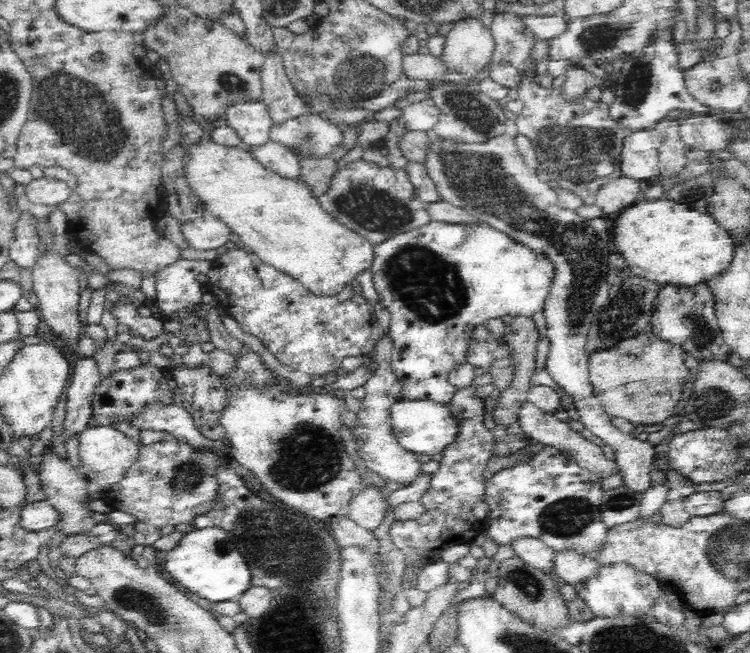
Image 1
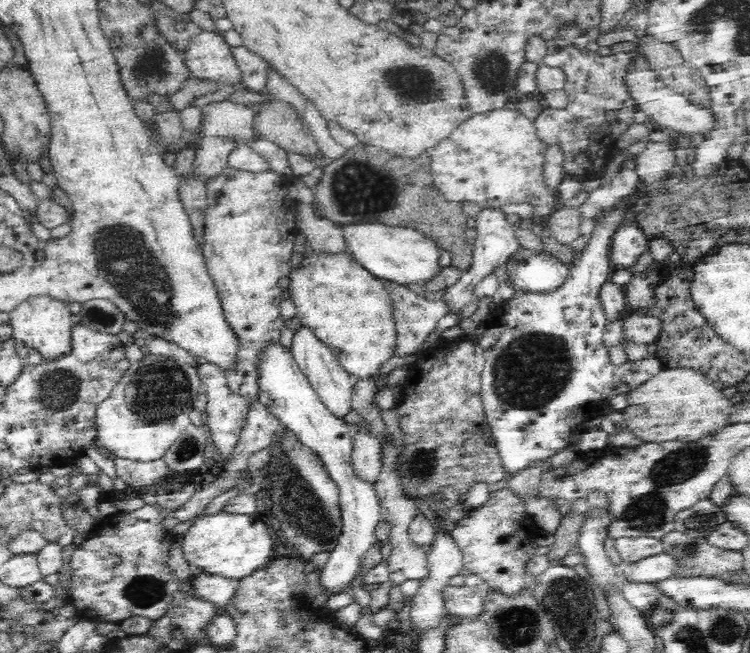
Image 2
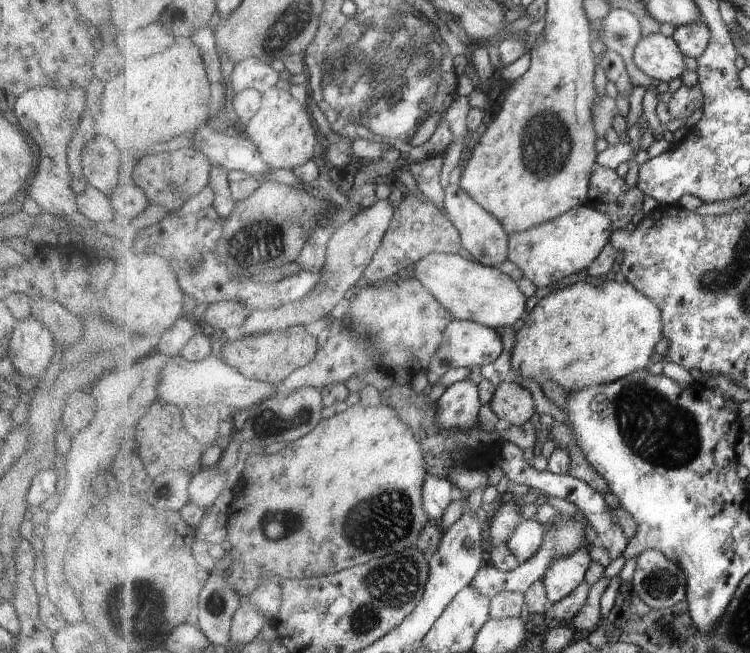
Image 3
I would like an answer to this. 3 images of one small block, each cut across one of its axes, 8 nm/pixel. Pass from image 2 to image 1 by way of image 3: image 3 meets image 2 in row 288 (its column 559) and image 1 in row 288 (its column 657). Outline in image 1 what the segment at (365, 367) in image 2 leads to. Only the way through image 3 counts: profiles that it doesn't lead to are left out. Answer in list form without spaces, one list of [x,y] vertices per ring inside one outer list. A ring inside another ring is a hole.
[[[209,135],[204,139],[208,139],[208,141],[200,141],[199,143],[194,143],[189,146],[187,150],[189,155],[185,160],[185,176],[187,176],[192,192],[194,192],[200,200],[203,200],[203,204],[206,208],[206,215],[218,217],[228,226],[231,232],[236,232],[236,234],[238,234],[240,246],[248,246],[248,248],[252,250],[252,253],[256,254],[261,259],[261,262],[264,262],[264,264],[268,266],[272,266],[273,269],[282,274],[288,274],[290,277],[294,278],[294,281],[300,282],[301,287],[309,294],[314,294],[318,298],[332,298],[337,297],[337,294],[342,292],[342,288],[348,286],[348,284],[354,283],[358,288],[360,276],[362,276],[366,270],[370,270],[373,264],[373,244],[369,240],[366,240],[366,238],[358,234],[357,231],[350,230],[347,226],[340,224],[335,218],[332,218],[332,215],[328,214],[321,207],[319,197],[312,196],[311,188],[303,180],[299,178],[284,178],[283,175],[264,168],[254,157],[244,151],[243,145],[238,147],[222,147],[210,140]]]

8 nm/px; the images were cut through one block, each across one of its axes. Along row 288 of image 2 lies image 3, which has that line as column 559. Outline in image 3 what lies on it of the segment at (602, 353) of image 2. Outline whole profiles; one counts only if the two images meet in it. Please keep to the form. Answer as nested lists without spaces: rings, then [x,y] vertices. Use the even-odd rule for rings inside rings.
[[[581,548],[571,556],[563,556],[551,564],[543,583],[551,605],[559,603],[571,595],[585,581],[585,572],[591,566],[589,548]]]

